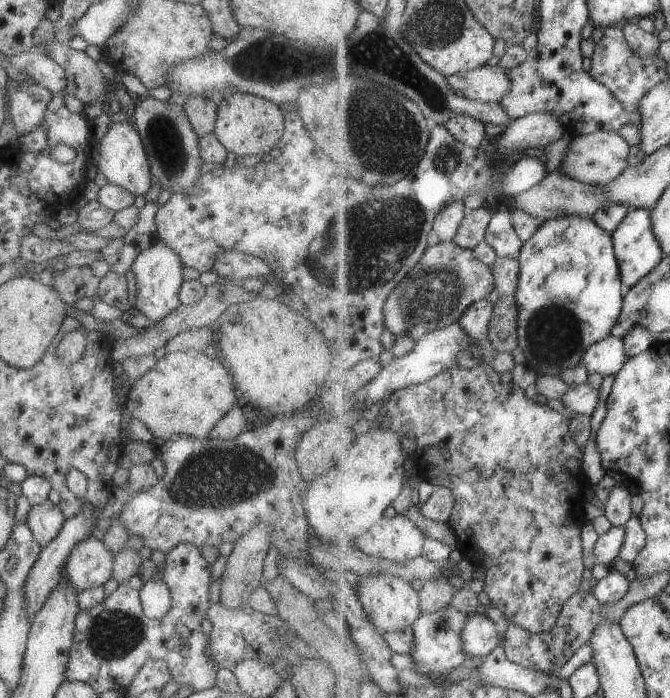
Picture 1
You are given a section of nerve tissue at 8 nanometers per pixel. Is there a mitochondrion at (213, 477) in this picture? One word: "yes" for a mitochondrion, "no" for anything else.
yes

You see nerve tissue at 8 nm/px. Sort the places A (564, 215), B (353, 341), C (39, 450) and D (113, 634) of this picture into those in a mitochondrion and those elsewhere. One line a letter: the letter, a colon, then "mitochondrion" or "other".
A: other
B: other
C: other
D: mitochondrion

